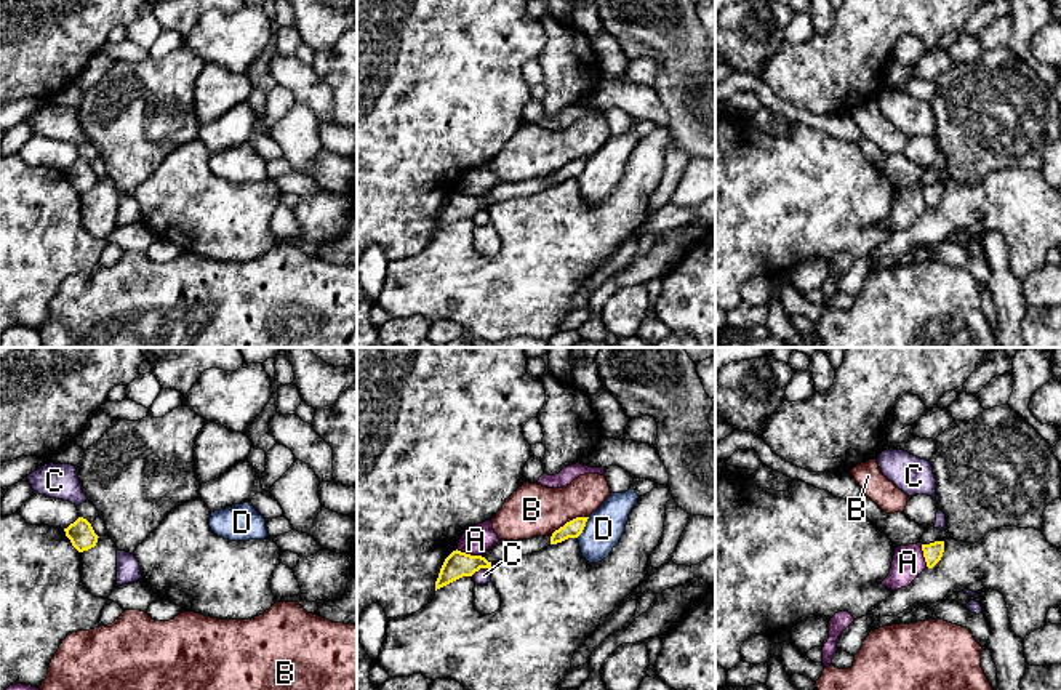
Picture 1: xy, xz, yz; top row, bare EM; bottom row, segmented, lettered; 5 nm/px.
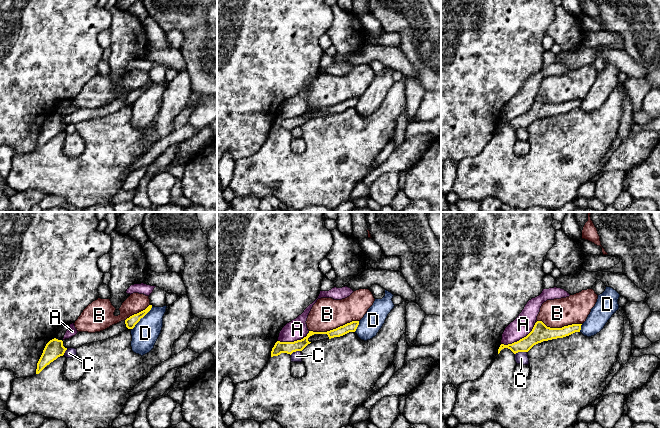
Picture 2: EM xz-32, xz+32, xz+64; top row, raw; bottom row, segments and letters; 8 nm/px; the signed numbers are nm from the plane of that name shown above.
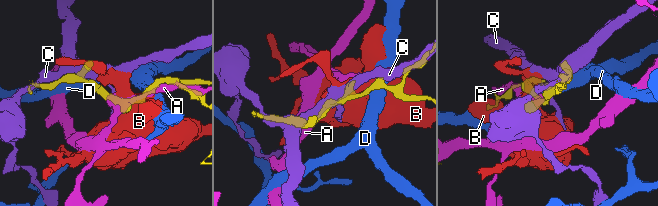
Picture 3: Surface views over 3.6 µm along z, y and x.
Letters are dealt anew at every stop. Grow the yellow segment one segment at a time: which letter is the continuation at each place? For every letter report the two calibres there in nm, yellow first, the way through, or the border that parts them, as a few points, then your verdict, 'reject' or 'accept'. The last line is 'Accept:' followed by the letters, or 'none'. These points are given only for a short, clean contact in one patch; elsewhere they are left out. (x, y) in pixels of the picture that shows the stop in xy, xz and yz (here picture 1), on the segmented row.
A: 130/150 nm | reject
B: 90/260 nm | reject
C: 130/80 nm | reject
D: 90/190 nm | along xz (589, 517), (576, 537) | reject
Accept: none

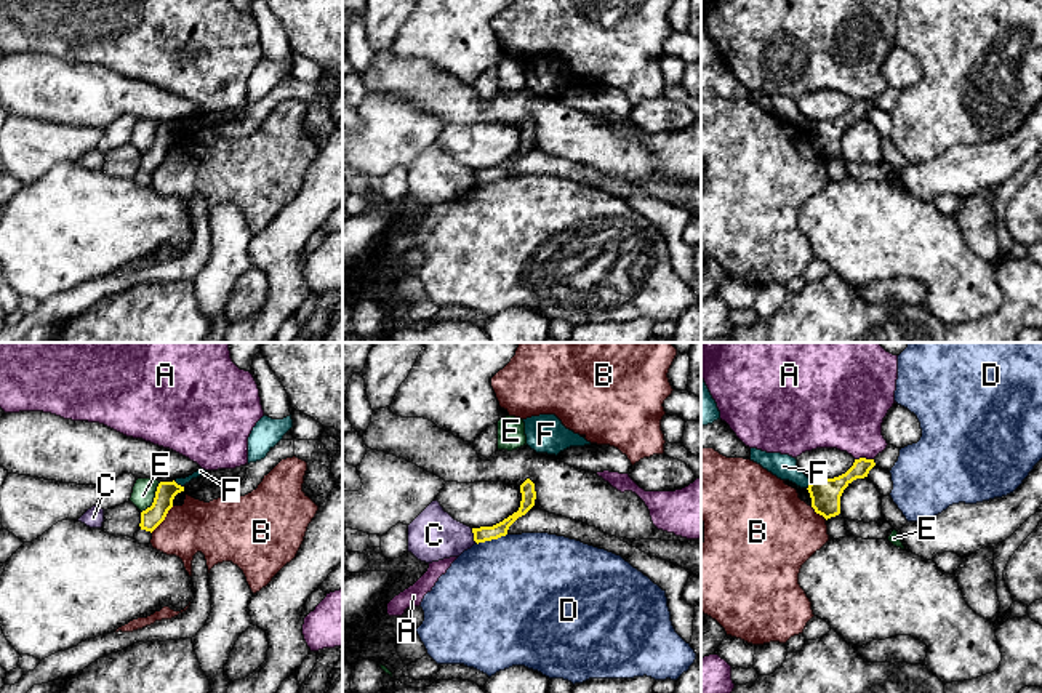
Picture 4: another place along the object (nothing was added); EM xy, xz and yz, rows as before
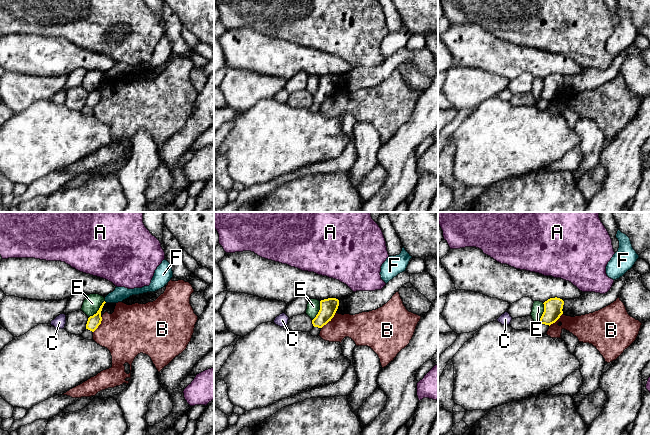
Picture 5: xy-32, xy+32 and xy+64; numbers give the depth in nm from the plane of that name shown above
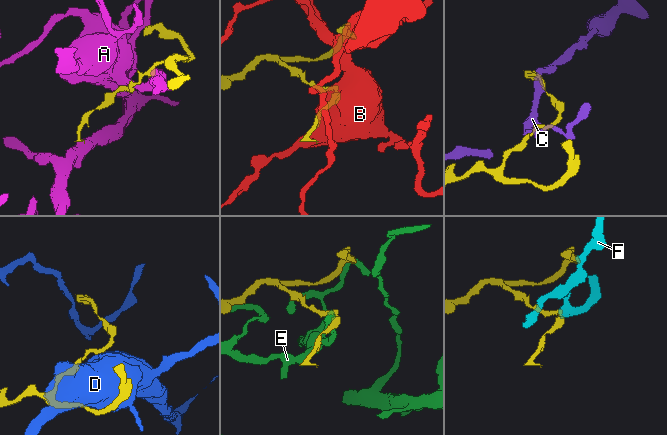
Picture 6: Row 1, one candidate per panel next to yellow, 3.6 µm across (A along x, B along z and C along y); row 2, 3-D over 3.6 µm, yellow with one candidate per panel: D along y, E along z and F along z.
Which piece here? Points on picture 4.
A: 140/380 nm | reject
B: 100/260 nm | reject
C: 80/260 nm | reject
D: 80/500 nm | reject
E: 100/120 nm | reject
F: 100/40 nm | along xy (173, 480), (183, 487) | reject
Accept: none

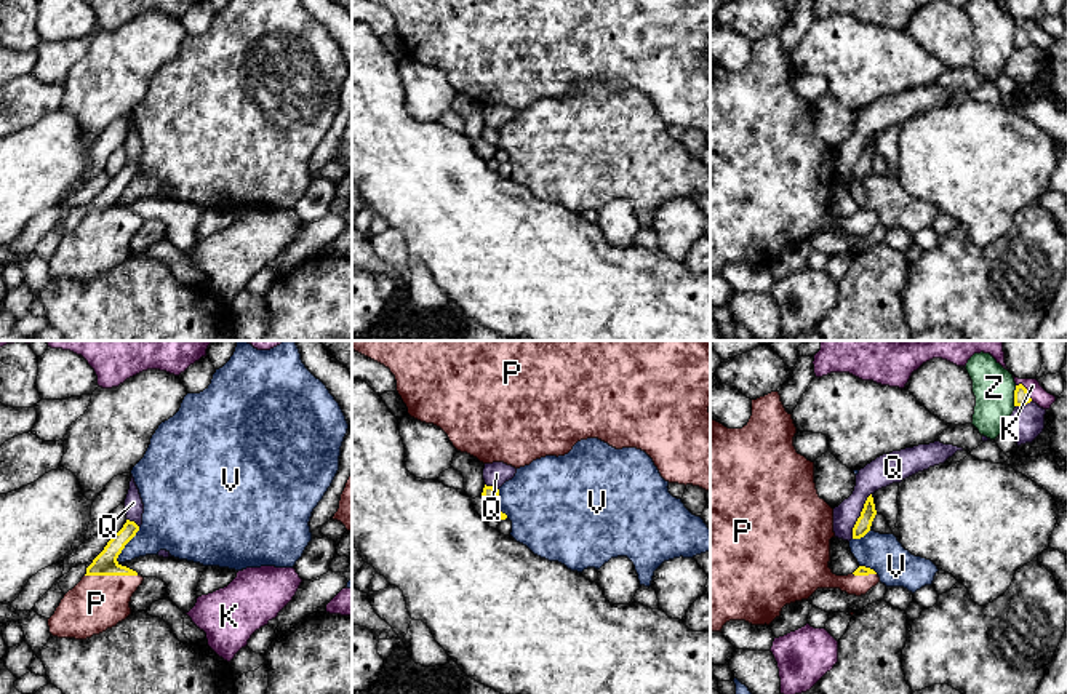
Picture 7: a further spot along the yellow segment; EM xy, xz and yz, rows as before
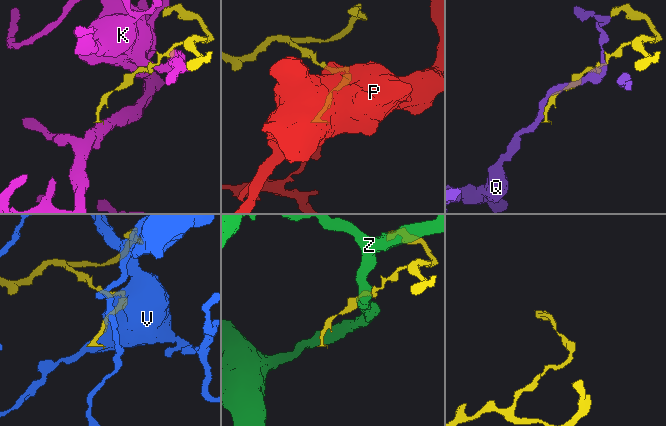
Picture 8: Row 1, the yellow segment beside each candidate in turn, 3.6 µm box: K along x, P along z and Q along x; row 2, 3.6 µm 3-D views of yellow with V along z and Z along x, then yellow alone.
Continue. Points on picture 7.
K: 80/90 nm | reject
P: 120/280 nm | accept
Q: 80/150 nm | reject
V: 120/280 nm | reject
Z: 80/220 nm | reject
Accept: P

